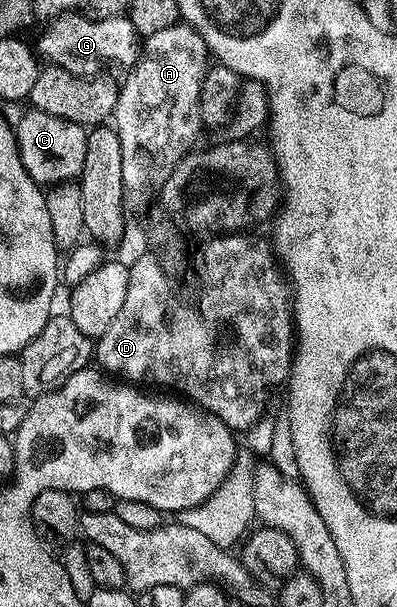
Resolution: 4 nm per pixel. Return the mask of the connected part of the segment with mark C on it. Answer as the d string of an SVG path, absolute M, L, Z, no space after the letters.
M27 111L16 123L16 139L18 157L31 180L39 186L53 186L81 177L87 129L48 113Z

